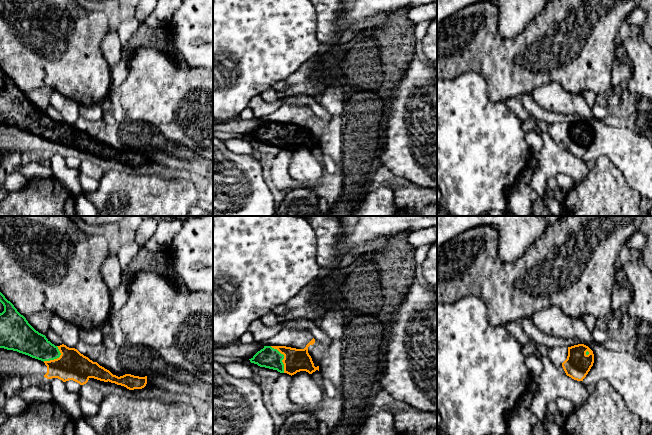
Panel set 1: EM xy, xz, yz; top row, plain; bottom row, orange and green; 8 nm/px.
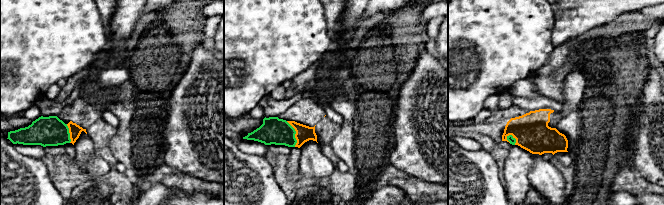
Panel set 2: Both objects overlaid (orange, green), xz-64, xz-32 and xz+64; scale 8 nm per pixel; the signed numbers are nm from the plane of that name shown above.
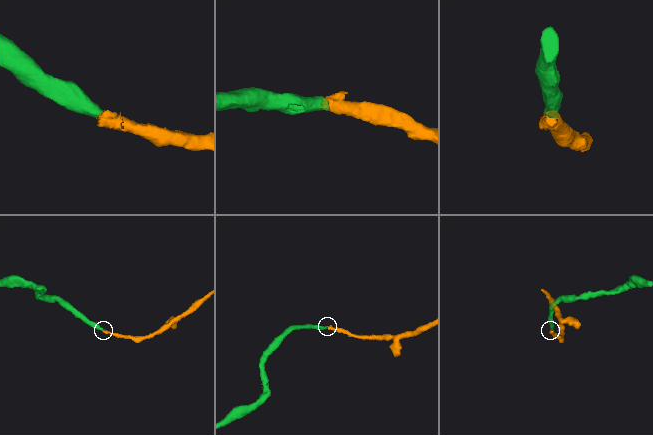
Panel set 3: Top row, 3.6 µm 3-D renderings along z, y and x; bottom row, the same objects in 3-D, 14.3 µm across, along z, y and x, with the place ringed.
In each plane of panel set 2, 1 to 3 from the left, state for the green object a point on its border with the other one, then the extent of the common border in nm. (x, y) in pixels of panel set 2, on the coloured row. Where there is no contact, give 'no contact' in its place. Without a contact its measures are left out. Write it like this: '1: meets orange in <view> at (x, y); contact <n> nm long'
1: meets orange in xz-64 at (69, 132); contact 160 nm long
2: meets orange in xz-32 at (295, 134); contact 220 nm long
3: meets orange in xz+64 at (514, 137); contact 100 nm long

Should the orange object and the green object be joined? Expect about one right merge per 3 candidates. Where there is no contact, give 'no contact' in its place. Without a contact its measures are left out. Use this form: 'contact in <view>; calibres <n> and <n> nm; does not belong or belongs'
contact in xz; calibres 190 and 170 nm; belongs

